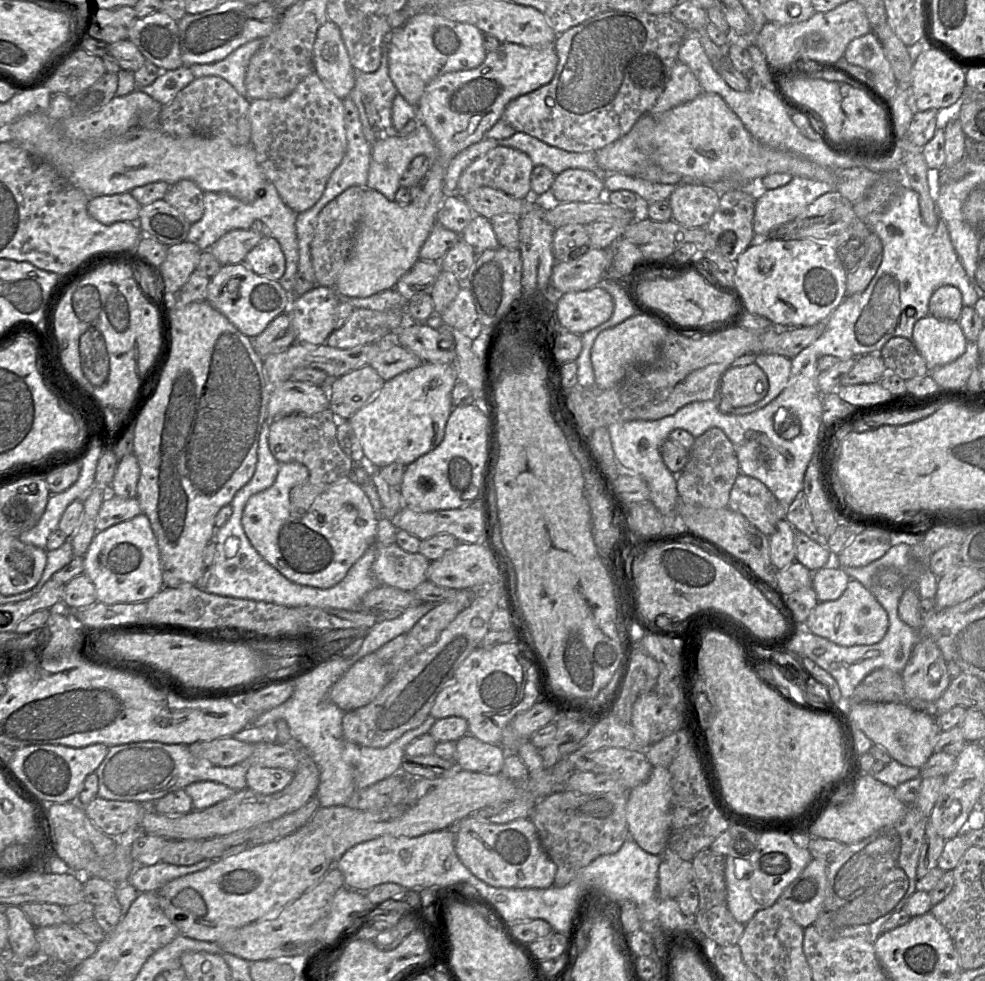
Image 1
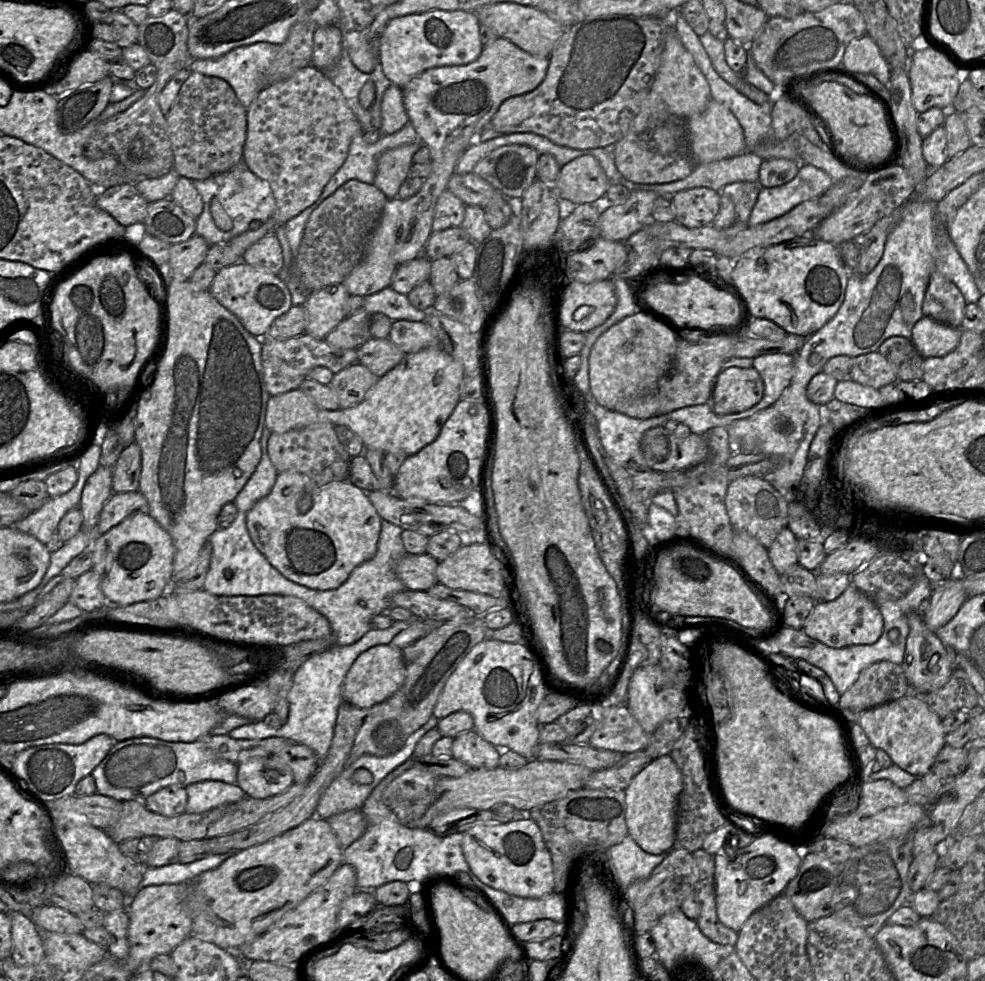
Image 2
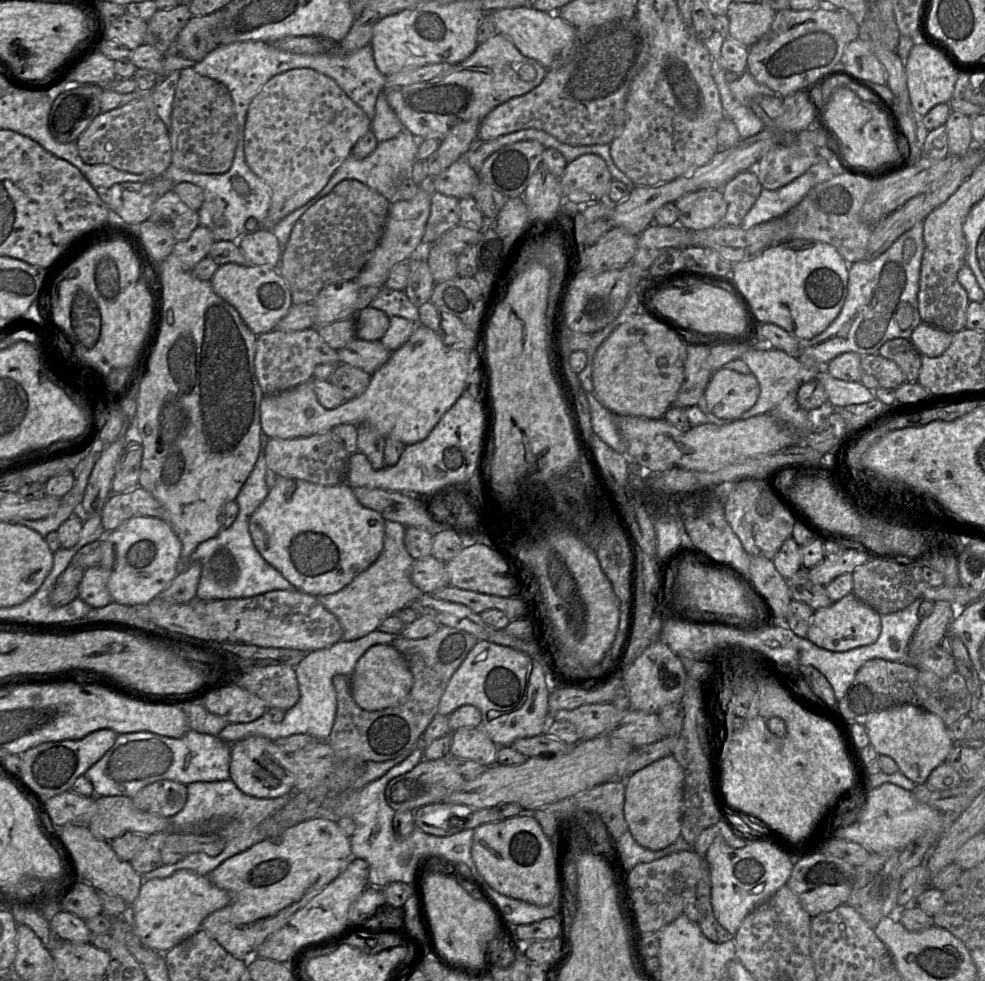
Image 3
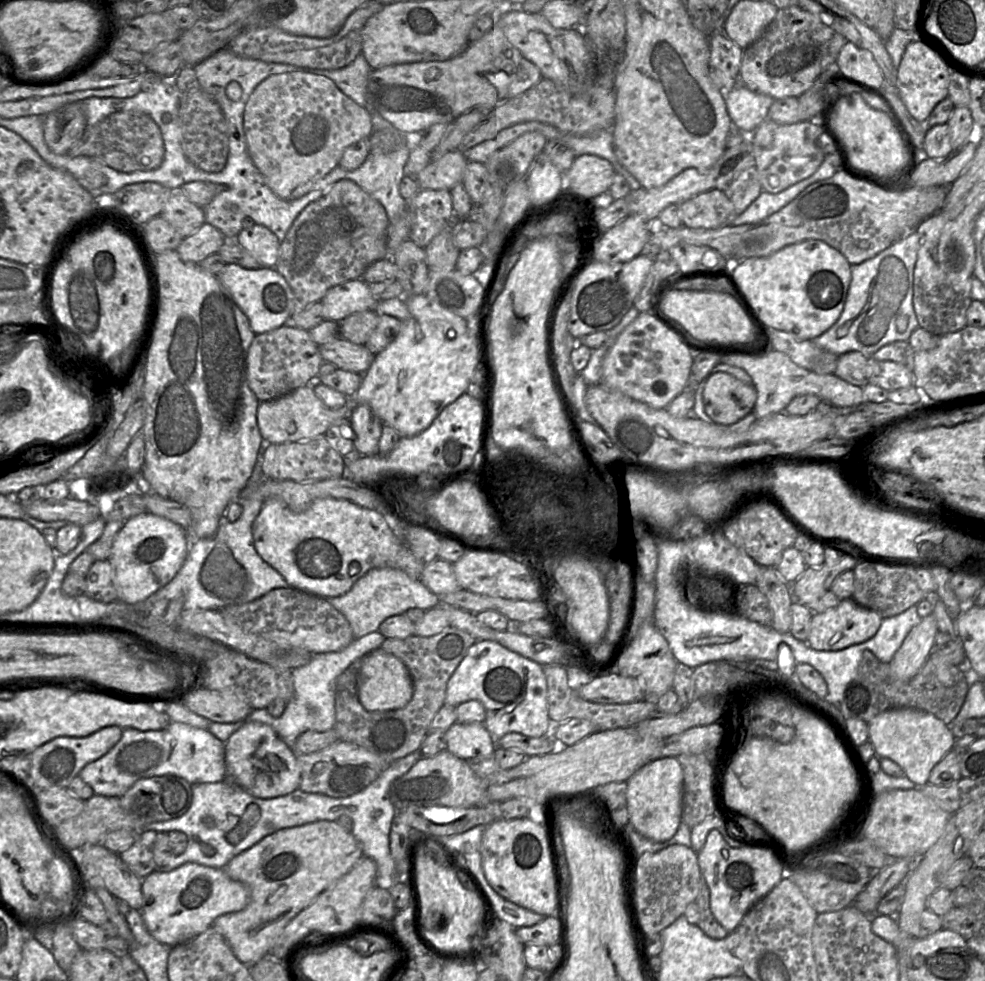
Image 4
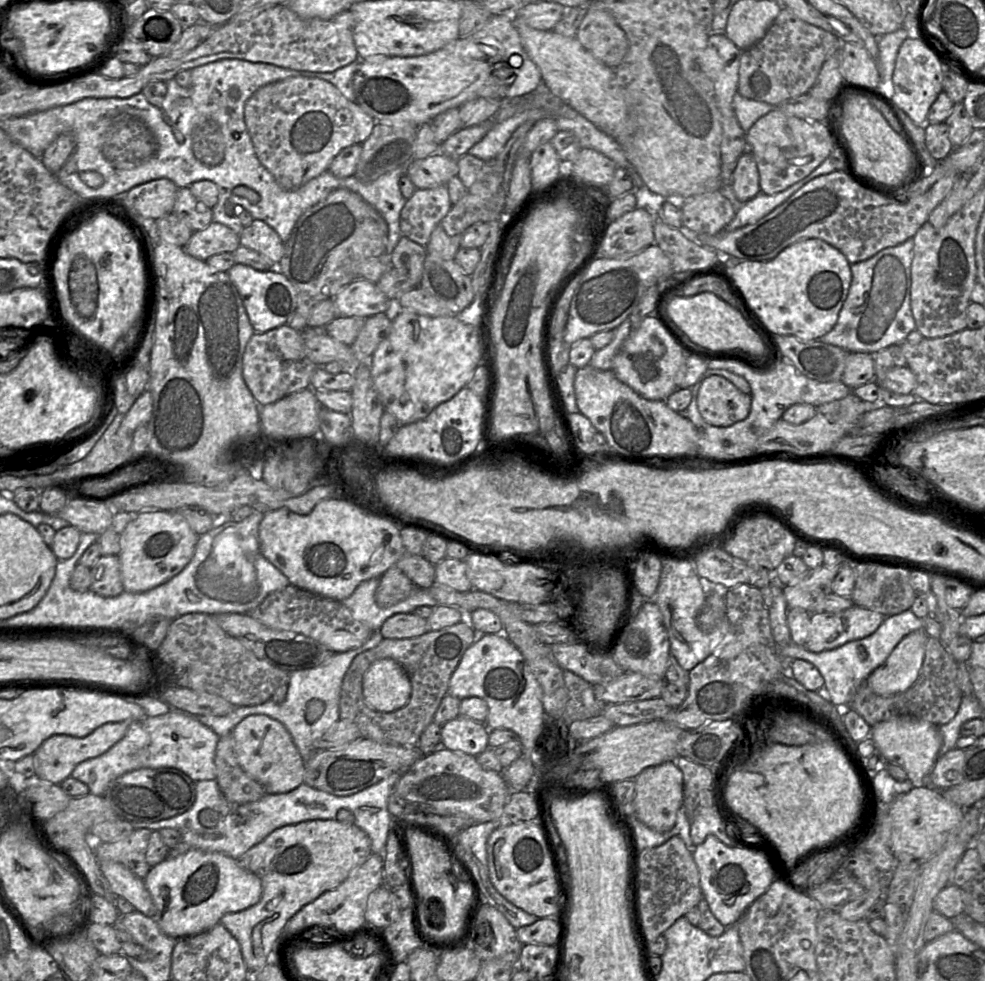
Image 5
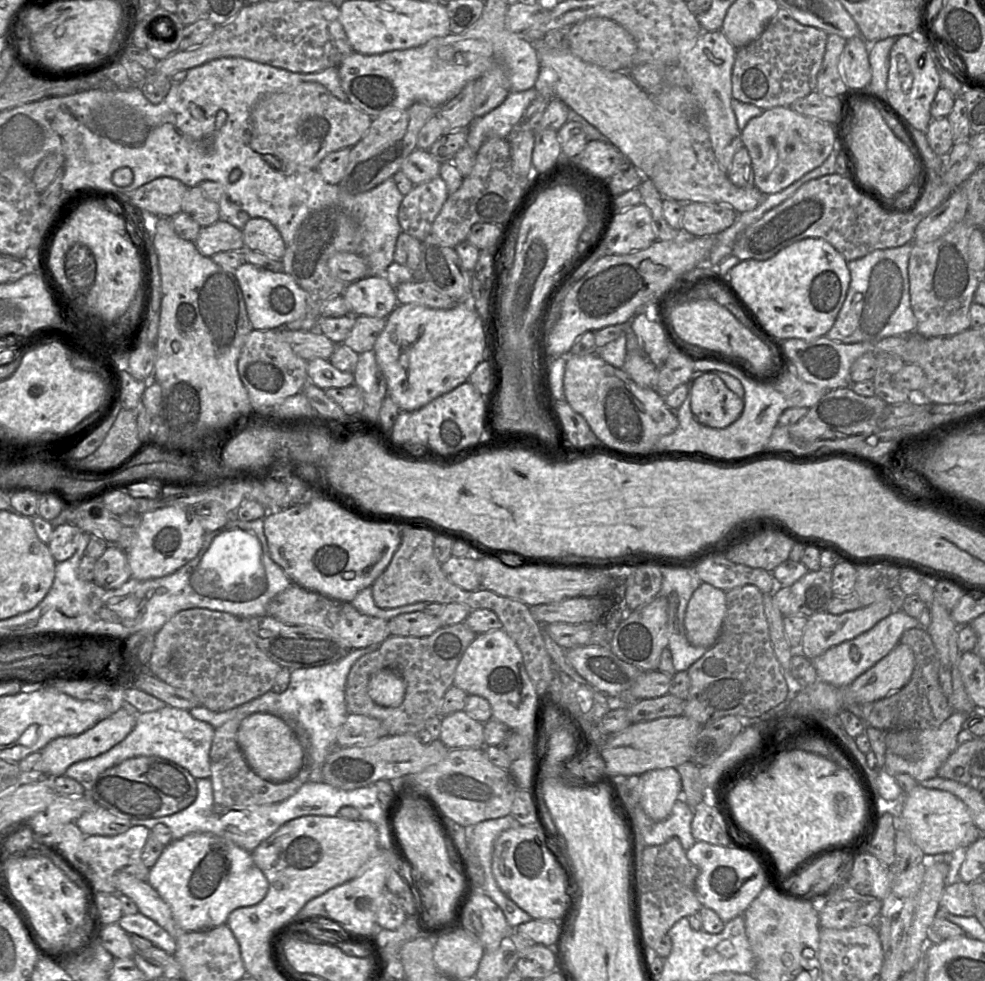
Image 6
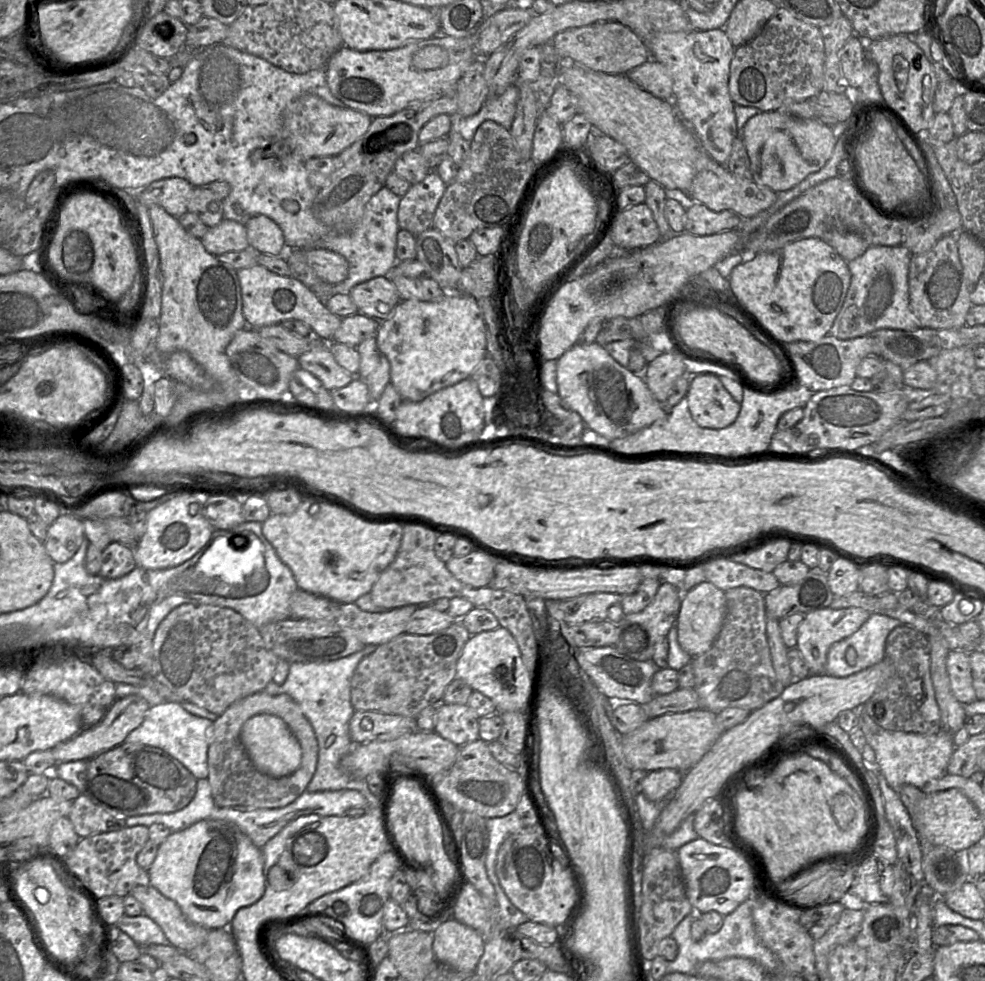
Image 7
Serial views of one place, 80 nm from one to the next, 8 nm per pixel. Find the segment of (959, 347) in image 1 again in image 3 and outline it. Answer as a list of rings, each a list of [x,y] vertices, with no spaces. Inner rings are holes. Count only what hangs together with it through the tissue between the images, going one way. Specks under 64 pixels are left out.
[[[921,322],[914,329],[909,340],[921,355],[938,357],[950,346],[952,336],[953,333]]]

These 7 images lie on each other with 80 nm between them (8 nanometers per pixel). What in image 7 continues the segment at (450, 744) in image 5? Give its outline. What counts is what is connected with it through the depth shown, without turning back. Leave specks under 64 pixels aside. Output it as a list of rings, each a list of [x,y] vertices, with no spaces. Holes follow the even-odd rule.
[[[467,704],[437,705],[435,732],[457,746],[479,738],[479,718]]]

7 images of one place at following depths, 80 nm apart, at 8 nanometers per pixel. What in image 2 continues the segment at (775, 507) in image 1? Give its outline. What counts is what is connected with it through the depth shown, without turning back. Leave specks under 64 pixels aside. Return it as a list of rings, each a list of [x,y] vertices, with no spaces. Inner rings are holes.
[[[744,476],[729,482],[725,496],[725,507],[733,530],[746,531],[750,536],[757,539],[767,550],[780,531],[788,525],[788,504],[789,501],[786,496],[777,491],[763,477],[756,476]]]

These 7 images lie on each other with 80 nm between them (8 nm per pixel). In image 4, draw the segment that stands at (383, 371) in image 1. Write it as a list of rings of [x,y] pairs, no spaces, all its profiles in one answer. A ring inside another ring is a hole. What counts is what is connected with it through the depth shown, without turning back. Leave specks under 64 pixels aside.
[[[340,336],[319,345],[319,351],[324,362],[331,362],[339,369],[359,374],[369,369],[375,357],[364,344],[354,344]]]

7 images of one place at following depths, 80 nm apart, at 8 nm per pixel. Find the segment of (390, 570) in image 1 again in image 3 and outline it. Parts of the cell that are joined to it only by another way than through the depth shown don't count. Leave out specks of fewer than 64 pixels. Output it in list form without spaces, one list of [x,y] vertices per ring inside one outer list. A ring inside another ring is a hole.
[[[432,555],[415,559],[411,569],[413,583],[423,593],[434,593],[436,590],[448,586],[448,576],[445,562]]]

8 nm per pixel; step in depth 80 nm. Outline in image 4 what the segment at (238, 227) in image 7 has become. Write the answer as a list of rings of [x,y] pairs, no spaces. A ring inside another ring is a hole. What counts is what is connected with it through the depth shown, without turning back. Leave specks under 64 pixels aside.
[[[205,222],[197,231],[184,238],[176,251],[183,261],[199,264],[207,256],[218,253],[226,240],[217,228]]]

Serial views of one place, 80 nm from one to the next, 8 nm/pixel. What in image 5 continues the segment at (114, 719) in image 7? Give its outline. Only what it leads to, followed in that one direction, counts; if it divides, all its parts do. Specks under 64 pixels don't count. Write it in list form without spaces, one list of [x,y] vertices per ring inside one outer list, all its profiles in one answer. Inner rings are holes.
[[[130,722],[106,723],[85,737],[53,735],[45,740],[33,753],[35,776],[39,781],[61,784],[71,776],[73,769],[81,762],[98,757],[120,741],[126,734]]]

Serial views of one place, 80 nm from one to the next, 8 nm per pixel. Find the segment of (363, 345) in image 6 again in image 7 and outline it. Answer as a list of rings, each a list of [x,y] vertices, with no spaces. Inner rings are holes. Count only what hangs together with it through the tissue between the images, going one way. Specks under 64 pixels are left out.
[[[361,313],[342,318],[332,341],[357,347],[362,341],[376,336],[380,322]]]

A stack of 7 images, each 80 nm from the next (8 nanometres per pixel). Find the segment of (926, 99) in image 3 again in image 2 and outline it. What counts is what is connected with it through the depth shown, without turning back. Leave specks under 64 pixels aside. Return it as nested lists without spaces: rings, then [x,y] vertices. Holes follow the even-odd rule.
[[[928,46],[914,53],[907,75],[914,108],[923,113],[932,107],[951,109],[963,73],[942,53]]]

